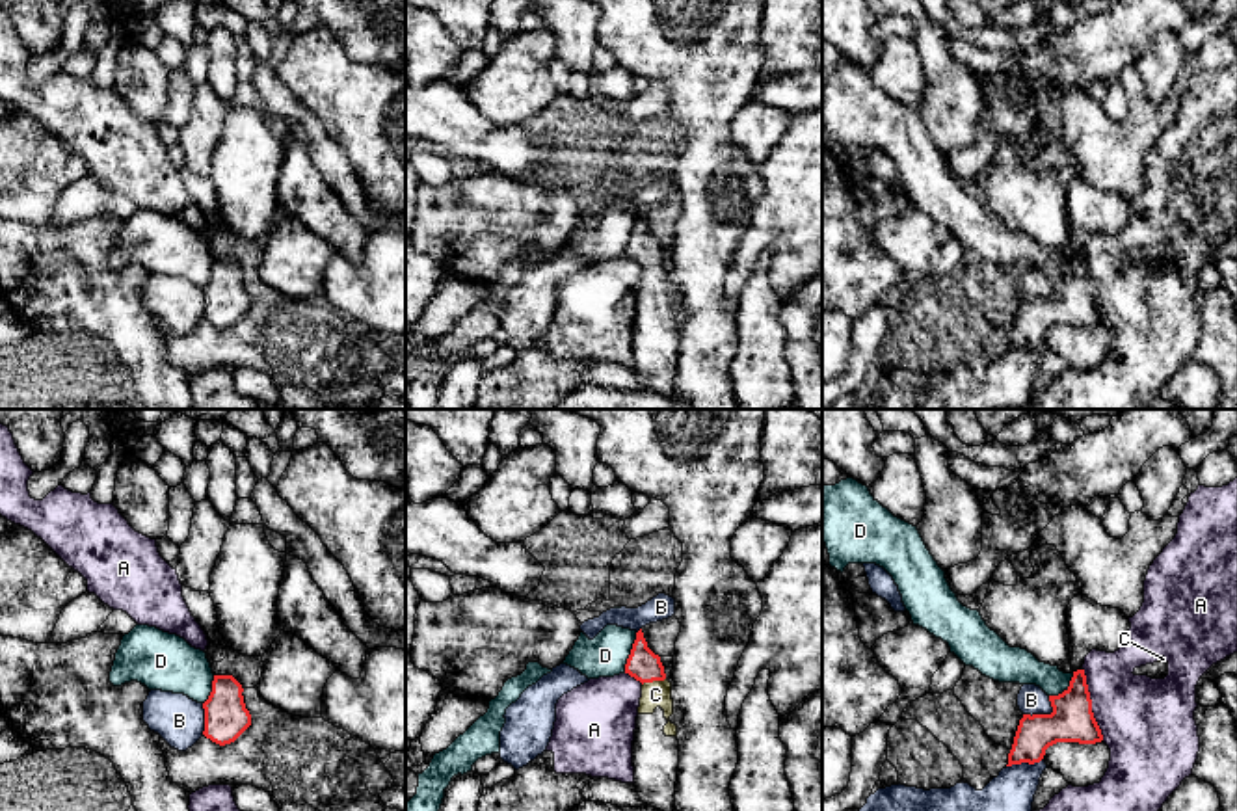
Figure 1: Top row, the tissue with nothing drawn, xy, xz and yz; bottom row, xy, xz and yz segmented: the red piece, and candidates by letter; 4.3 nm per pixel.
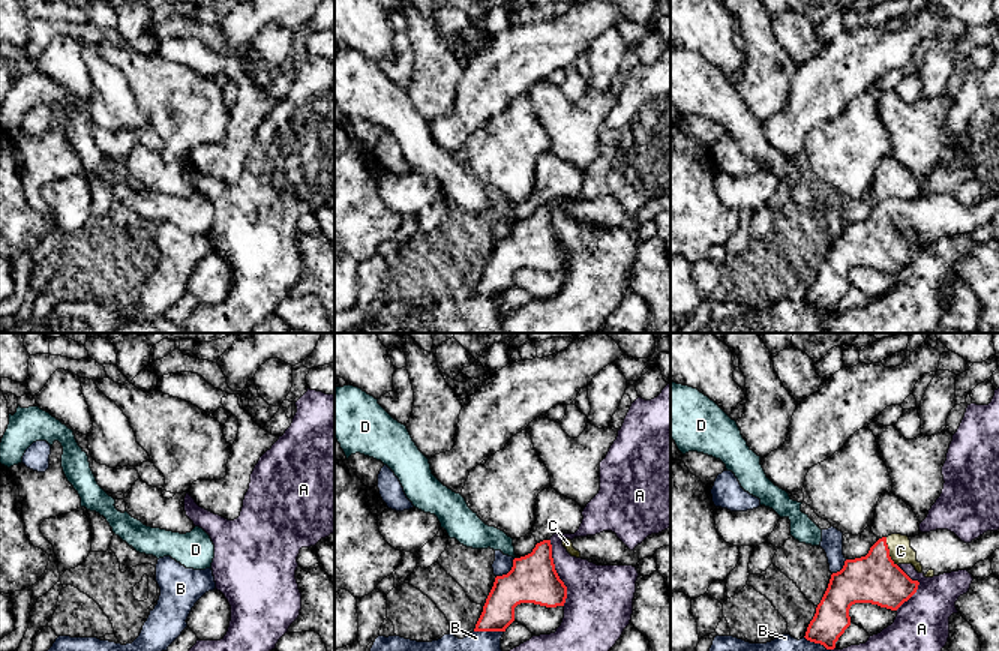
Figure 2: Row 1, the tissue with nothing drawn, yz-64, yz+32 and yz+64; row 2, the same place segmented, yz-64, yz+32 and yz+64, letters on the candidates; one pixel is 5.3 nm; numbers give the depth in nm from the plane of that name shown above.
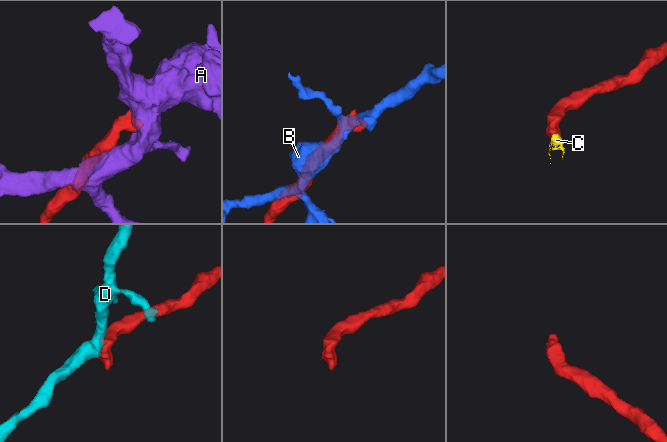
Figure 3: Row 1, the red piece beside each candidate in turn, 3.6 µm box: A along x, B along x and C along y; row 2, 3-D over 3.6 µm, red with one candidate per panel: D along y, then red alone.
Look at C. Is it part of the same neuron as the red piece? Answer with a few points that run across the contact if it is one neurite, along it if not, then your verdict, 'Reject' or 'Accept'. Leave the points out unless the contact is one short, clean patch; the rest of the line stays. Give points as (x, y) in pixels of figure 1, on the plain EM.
Line: xz (642, 248), (653, 263), (655, 278). Accept

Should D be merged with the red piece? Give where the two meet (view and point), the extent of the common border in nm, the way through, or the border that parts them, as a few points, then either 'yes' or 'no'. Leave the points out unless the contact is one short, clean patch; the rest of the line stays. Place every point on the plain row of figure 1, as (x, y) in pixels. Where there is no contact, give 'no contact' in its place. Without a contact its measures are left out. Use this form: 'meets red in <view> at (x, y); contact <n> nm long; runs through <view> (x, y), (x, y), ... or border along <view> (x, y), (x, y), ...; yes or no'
meets red in xz at (631, 237); contact 190 nm long; border along xz (637, 216), (624, 255); no

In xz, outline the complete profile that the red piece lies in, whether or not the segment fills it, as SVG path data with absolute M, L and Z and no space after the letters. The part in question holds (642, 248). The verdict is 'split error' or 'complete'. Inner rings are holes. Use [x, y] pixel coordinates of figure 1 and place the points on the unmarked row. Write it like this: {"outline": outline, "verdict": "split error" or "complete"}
{"outline": "M642 212L636 216L625 257L642 266L642 281L636 299L632 324L634 370L642 385L664 394L672 409L688 409L688 404L675 392L675 365L679 353L677 309L670 305L673 298L672 266L666 262L660 240L655 238L644 221Z", "verdict": "split error"}

